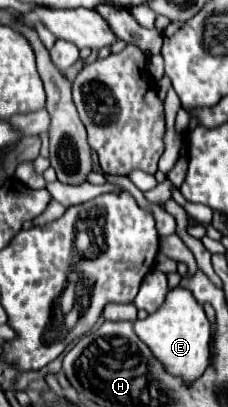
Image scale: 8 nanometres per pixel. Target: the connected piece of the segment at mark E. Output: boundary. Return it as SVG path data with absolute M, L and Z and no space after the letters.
M171 289L161 309L151 313L143 321L135 321L135 333L139 339L149 345L153 355L161 359L175 375L181 375L185 381L193 381L203 375L209 365L209 341L211 341L211 323L197 299L187 289Z

